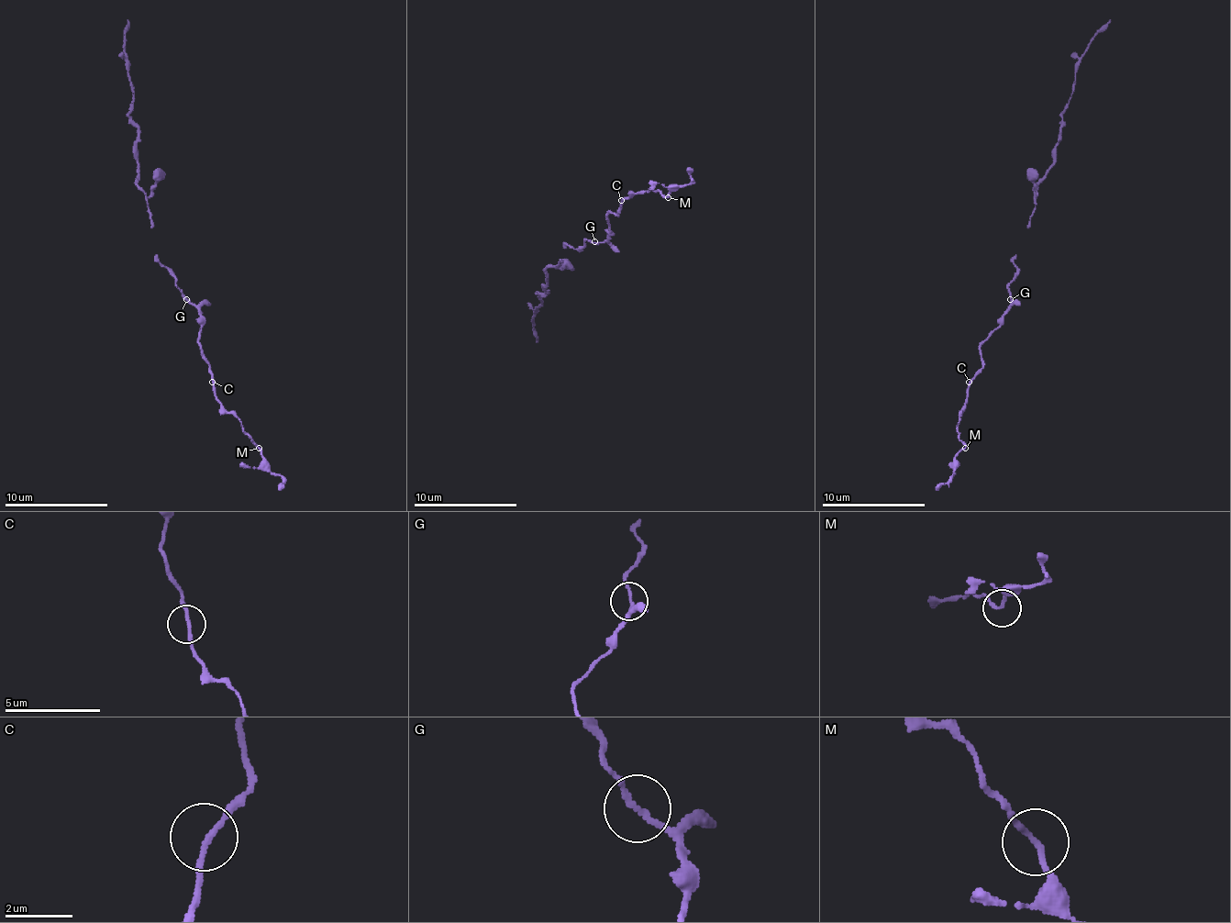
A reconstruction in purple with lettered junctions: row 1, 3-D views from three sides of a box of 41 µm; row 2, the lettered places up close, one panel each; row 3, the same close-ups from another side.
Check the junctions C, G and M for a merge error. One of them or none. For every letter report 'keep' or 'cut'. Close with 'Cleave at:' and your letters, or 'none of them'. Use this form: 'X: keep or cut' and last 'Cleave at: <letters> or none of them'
C: keep
G: keep
M: keep
Cleave at: none of them

